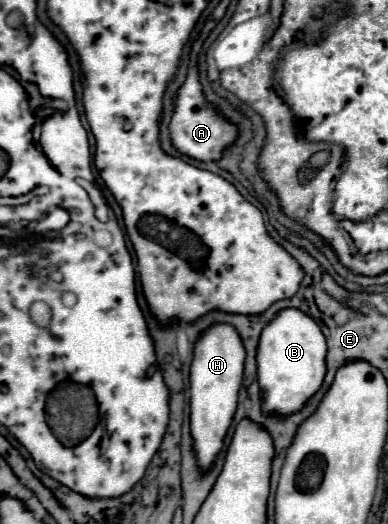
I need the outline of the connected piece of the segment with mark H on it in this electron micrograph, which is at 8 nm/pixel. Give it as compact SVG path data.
M229 324L211 326L195 344L189 382L191 392L189 428L191 438L195 440L195 456L199 456L199 468L203 468L203 472L207 472L211 464L215 464L215 458L223 448L223 440L233 422L233 414L237 410L237 396L243 382L243 362L245 362L243 342L237 330Z

